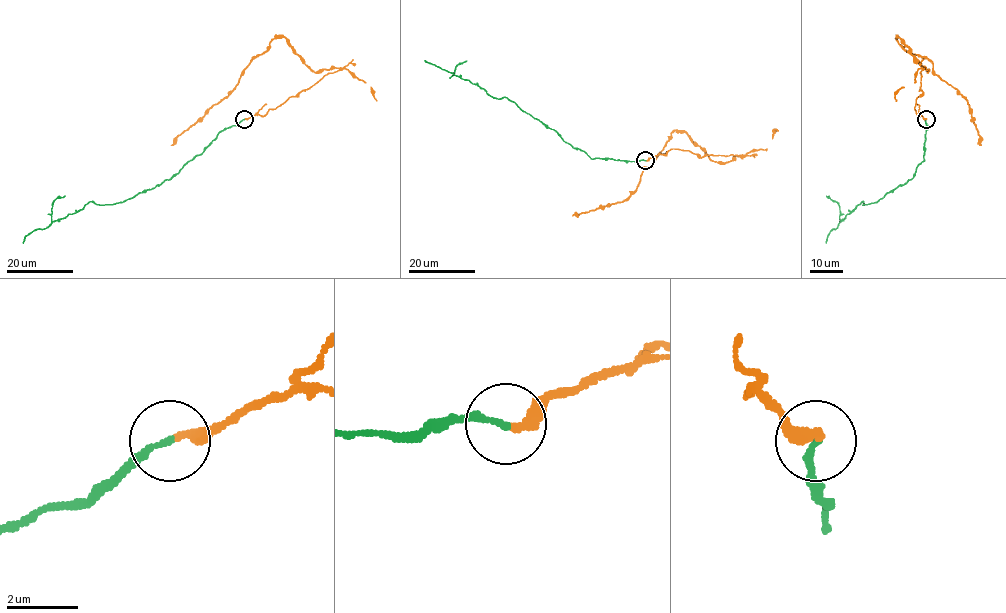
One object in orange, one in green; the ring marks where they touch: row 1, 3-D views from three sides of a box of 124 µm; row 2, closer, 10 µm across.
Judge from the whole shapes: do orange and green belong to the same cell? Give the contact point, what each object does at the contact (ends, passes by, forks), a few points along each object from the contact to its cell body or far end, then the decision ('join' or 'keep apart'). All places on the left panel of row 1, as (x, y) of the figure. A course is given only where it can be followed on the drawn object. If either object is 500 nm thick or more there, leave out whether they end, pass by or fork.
at (244, 119); orange ends there; green ends there; orange runs (244, 119), (264, 116), (338, 69), (313, 72), (284, 37), (273, 39), (249, 63), (235, 87), (171, 145); green runs (244, 119), (222, 130), (200, 154), (161, 184), (113, 204), (89, 202), (75, 212), (30, 232), (22, 243); keep apart

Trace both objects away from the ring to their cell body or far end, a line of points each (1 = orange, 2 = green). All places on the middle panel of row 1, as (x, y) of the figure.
1: (646, 160), (671, 148), (700, 157), (740, 156), (714, 162), (685, 133), (675, 130), (627, 198), (572, 215)
2: (646, 160), (592, 159), (506, 97), (490, 96), (477, 85), (424, 60)

